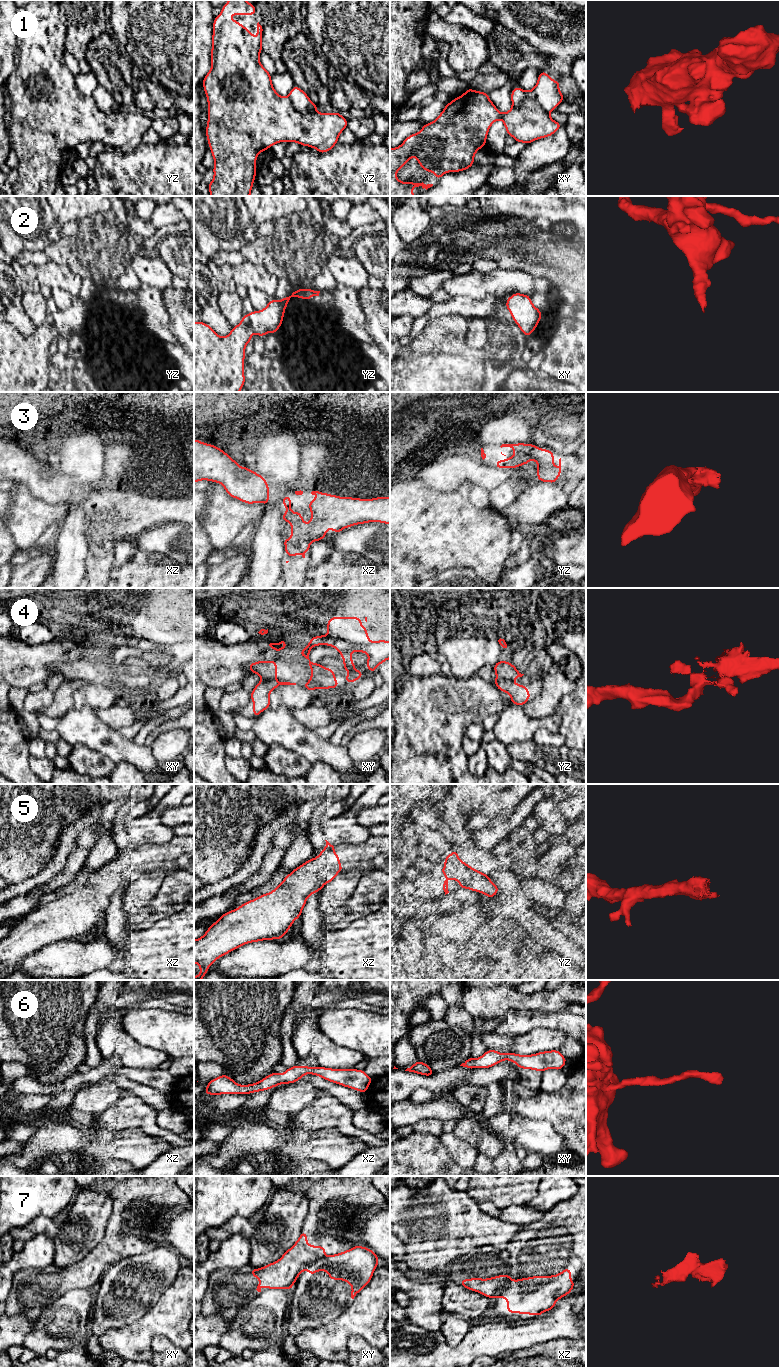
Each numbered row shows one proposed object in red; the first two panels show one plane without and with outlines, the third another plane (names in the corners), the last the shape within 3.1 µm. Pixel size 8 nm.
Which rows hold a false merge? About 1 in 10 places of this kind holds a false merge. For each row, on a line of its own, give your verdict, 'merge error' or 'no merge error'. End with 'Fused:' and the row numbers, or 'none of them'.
1: merge error
2: no merge error
3: no merge error
4: merge error
5: no merge error
6: no merge error
7: merge error
Fused: 1, 4, 7

